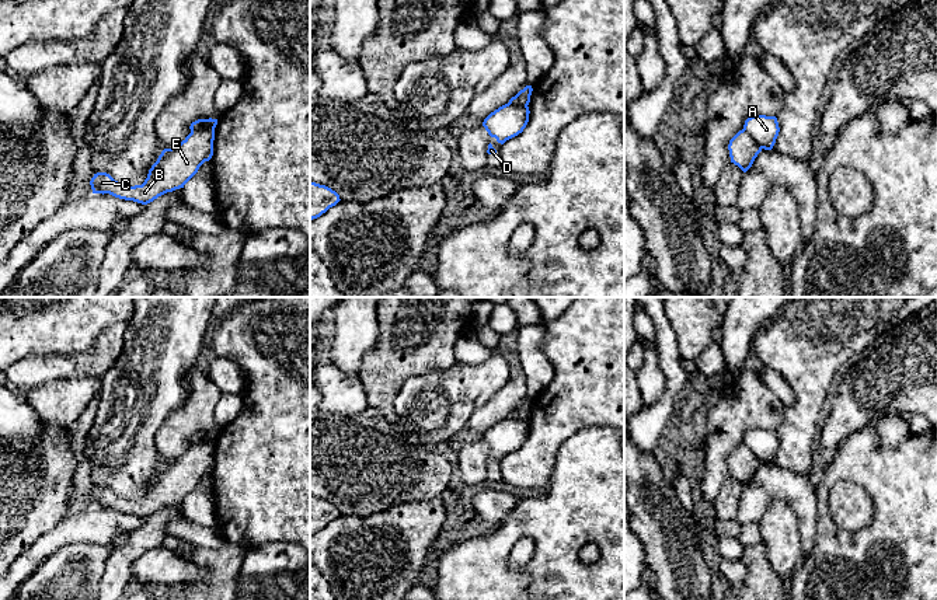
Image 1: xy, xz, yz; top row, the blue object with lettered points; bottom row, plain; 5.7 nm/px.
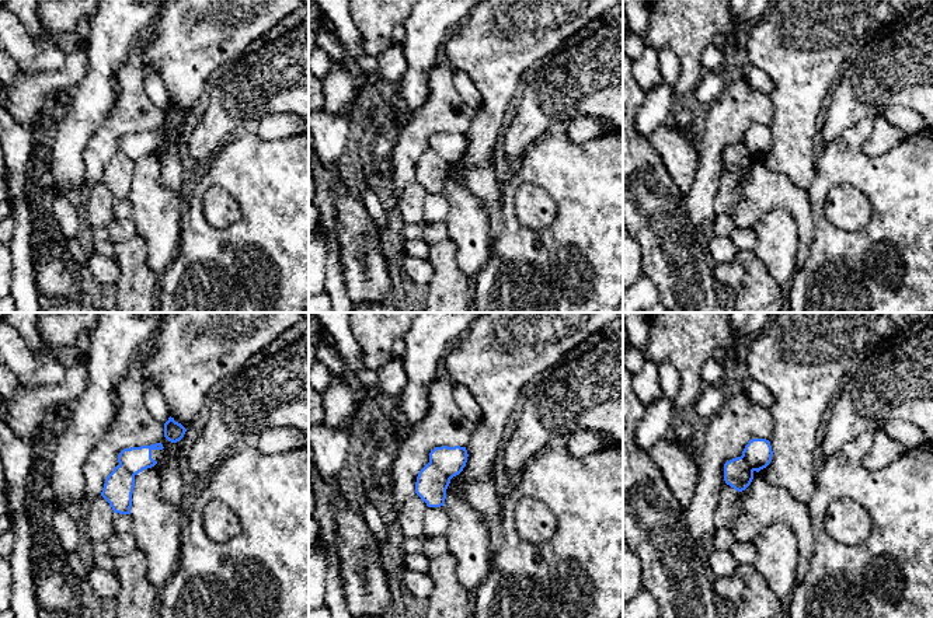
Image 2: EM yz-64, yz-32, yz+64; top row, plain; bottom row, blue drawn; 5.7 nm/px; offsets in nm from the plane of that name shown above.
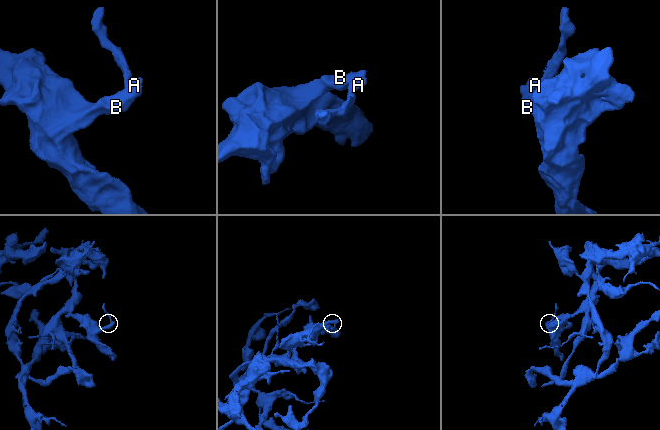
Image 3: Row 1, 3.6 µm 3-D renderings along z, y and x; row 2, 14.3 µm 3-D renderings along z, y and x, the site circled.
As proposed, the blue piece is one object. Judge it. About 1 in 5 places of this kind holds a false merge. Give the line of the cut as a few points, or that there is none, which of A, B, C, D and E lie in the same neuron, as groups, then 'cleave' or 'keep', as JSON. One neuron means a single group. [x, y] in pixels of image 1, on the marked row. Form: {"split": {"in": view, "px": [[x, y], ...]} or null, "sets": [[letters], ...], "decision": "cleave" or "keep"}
{"split": {"in": "xy", "px": [[213, 129], [191, 132]]}, "sets": [["A", "D"], ["B", "C", "E"]], "decision": "cleave"}

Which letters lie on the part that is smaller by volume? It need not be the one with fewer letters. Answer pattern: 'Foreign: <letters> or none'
Foreign: A, D

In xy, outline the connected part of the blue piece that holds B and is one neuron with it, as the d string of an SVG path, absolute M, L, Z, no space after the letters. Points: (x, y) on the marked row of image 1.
M213 129L191 132L180 144L161 151L142 185L129 186L107 172L97 172L90 181L93 193L109 193L147 205L167 192L184 188L199 167L212 158L213 140Z

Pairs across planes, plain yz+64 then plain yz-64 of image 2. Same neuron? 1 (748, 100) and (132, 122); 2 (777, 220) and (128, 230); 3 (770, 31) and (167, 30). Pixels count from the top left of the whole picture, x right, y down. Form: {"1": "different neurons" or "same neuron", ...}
{"1": "same neuron", "2": "different neurons", "3": "same neuron"}

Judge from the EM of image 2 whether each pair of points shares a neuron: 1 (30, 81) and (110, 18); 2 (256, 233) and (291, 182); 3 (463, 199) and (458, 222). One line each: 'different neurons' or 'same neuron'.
1: same neuron
2: same neuron
3: same neuron

